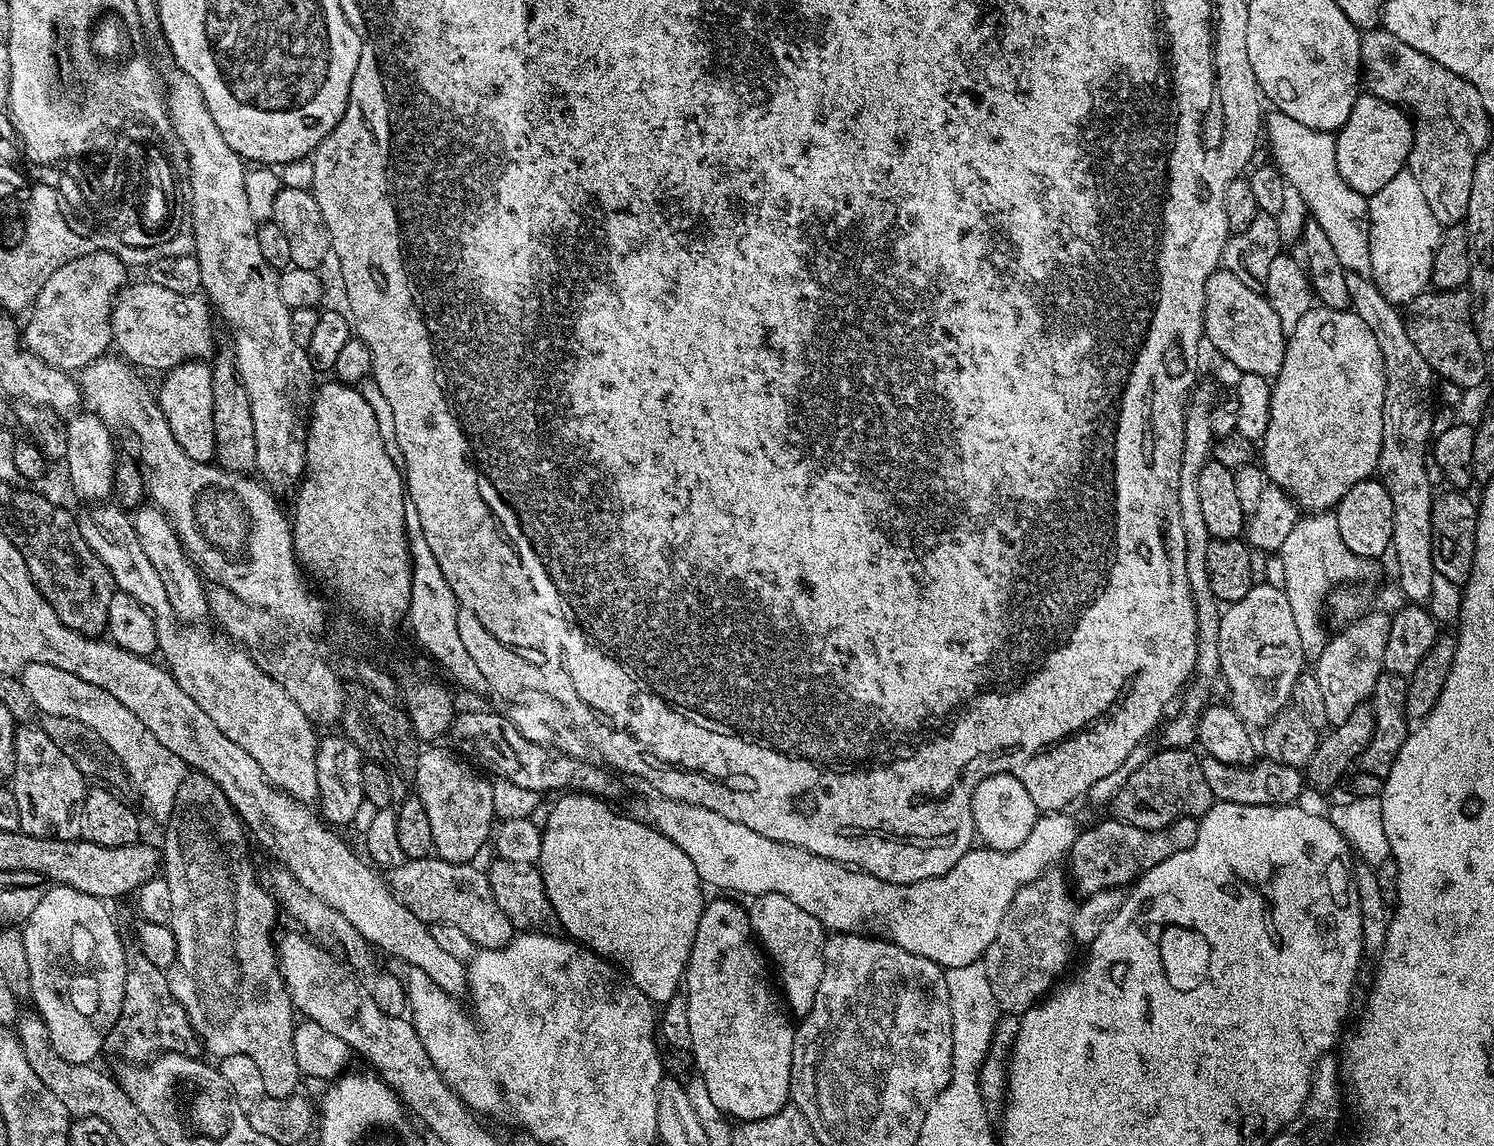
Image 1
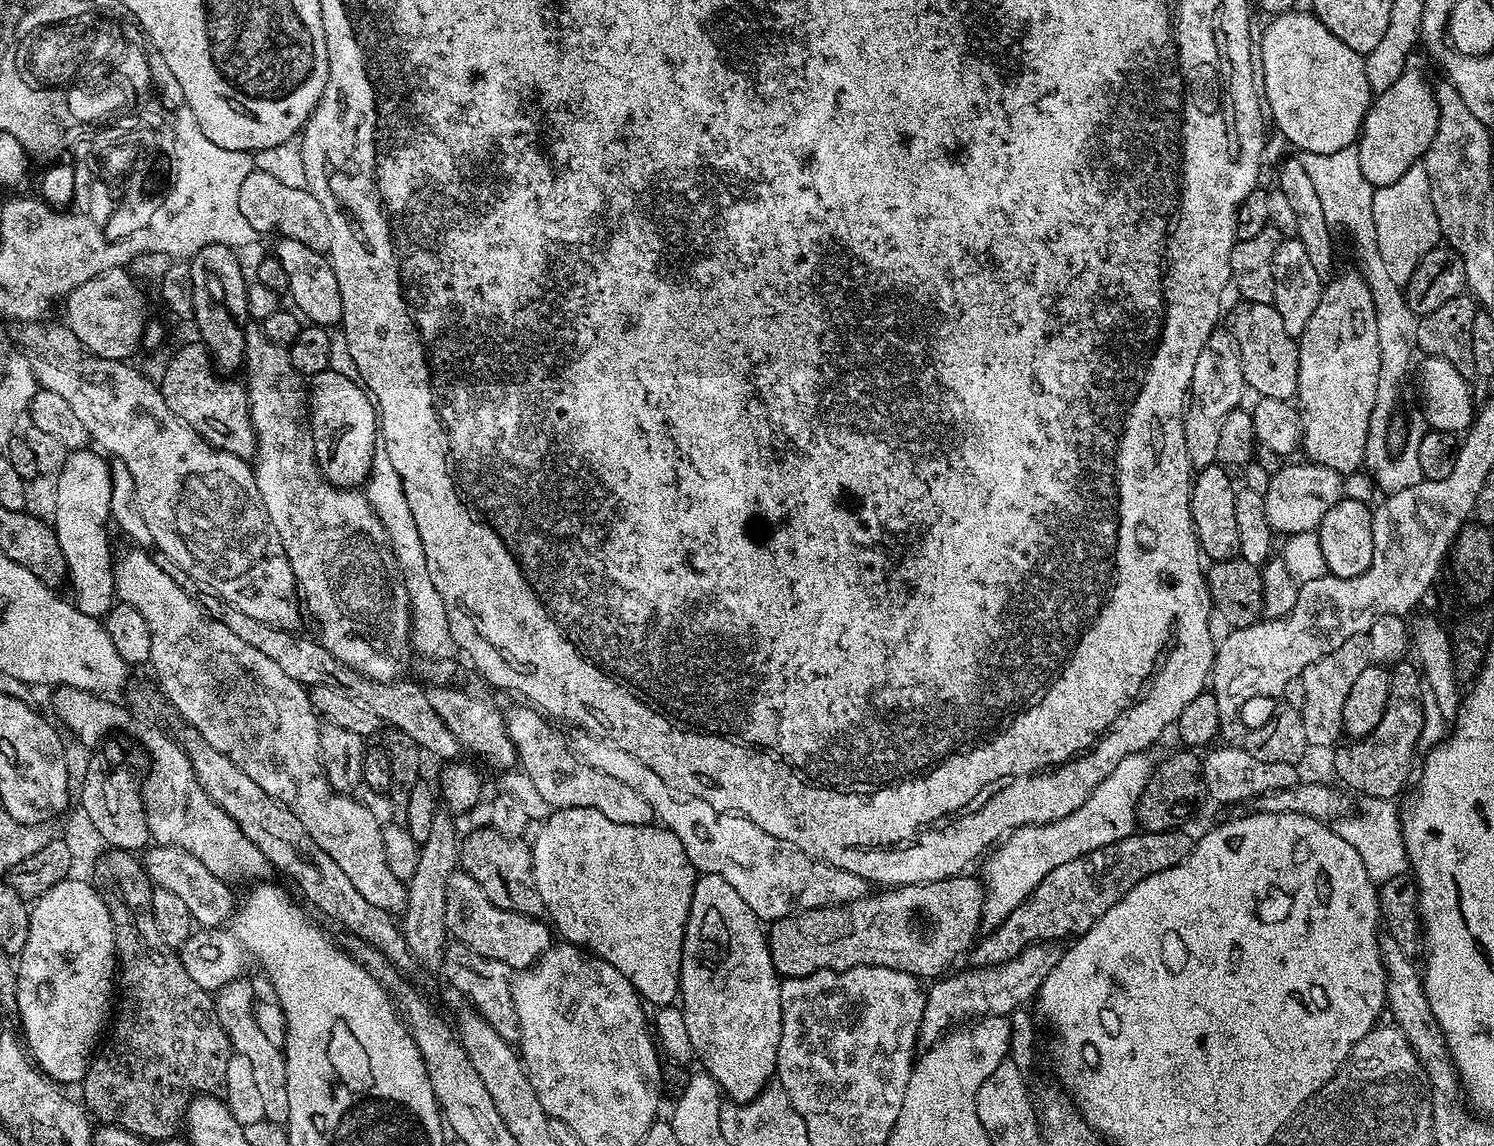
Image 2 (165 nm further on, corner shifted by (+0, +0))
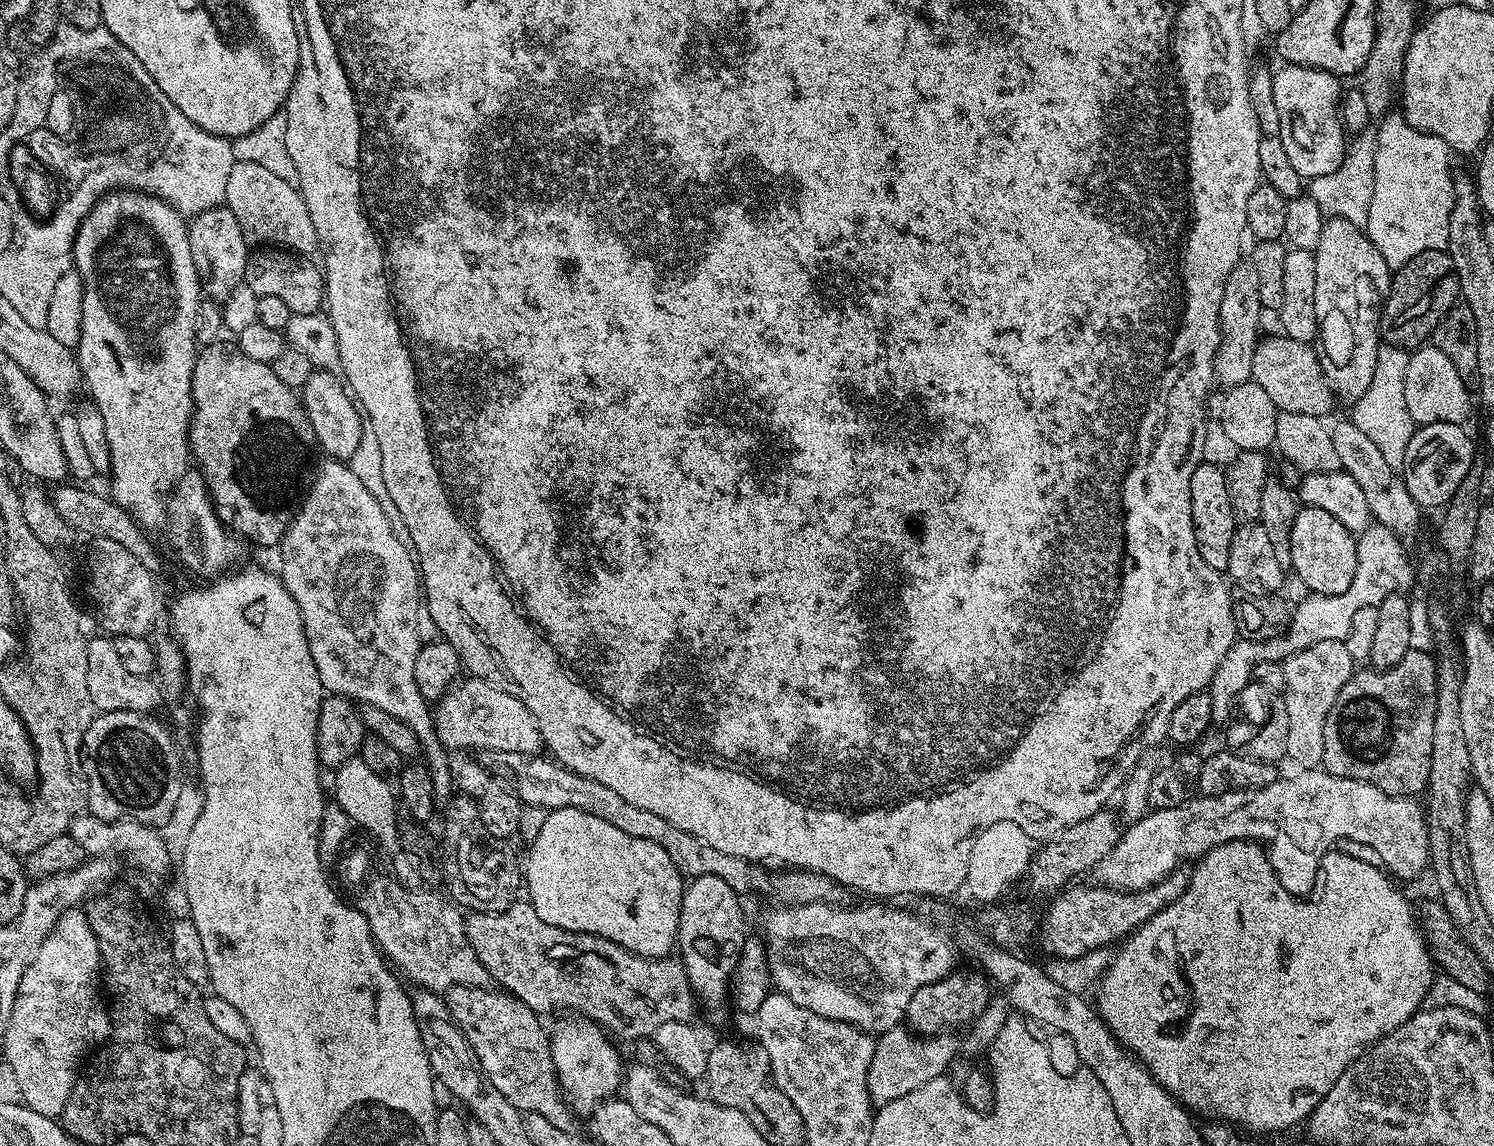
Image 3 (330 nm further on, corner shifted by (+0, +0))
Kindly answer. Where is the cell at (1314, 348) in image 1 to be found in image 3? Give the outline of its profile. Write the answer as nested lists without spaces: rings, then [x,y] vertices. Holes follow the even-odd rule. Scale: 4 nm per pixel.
[[[1325,219],[1320,241],[1315,248],[1316,265],[1314,266],[1314,306],[1320,323],[1318,333],[1318,355],[1324,376],[1333,393],[1347,402],[1354,402],[1366,394],[1370,378],[1374,378],[1374,362],[1378,362],[1378,350],[1382,347],[1380,339],[1380,310],[1383,308],[1388,292],[1392,288],[1393,273],[1386,266],[1382,254],[1370,242],[1367,231],[1354,222]]]

